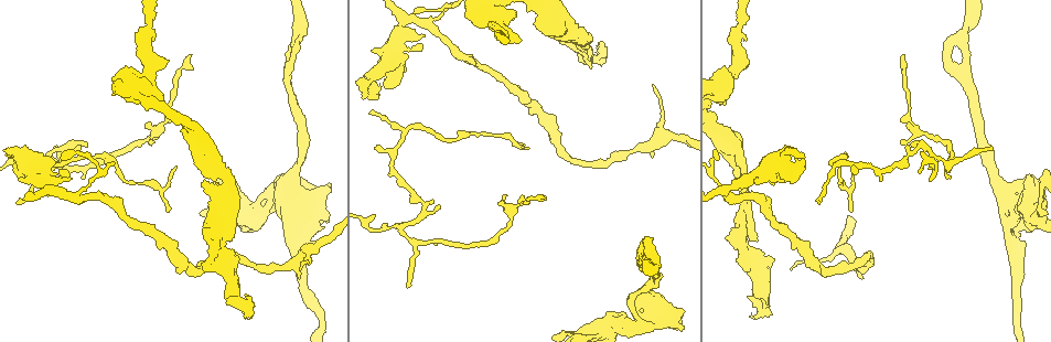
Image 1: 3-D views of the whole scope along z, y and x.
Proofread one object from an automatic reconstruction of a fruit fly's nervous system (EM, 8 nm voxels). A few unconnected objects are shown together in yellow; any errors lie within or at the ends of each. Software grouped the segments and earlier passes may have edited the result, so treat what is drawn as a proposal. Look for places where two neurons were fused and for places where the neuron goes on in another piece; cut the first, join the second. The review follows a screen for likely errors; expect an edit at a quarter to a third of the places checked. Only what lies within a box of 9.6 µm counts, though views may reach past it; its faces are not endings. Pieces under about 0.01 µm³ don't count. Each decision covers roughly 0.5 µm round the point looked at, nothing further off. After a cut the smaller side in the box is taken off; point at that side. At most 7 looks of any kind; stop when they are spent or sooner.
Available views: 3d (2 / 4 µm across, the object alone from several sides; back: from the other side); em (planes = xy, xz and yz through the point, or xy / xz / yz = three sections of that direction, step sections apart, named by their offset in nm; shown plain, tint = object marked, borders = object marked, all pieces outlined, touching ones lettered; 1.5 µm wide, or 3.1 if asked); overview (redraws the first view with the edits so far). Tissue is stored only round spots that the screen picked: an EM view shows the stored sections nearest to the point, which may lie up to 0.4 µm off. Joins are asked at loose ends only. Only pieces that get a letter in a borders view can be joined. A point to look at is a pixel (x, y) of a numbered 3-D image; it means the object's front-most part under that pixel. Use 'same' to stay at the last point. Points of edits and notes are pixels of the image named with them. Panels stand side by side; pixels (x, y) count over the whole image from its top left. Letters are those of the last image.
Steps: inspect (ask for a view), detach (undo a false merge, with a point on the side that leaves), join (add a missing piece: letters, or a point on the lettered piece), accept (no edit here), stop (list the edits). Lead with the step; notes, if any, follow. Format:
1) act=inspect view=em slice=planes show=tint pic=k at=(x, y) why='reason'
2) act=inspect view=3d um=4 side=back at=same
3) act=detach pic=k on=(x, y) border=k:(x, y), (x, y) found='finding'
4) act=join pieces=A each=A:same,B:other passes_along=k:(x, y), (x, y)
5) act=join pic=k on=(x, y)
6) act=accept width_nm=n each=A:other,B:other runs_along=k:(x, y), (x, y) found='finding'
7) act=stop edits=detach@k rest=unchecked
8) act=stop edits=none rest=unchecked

act=inspect view=em slice=xz step=4 show=borders pic=1 at=(644, 321) why='branch stops here'

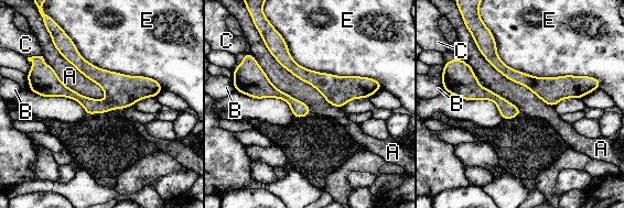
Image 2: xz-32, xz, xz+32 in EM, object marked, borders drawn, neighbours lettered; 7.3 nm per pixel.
act=inspect view=em slice=planes show=borders at=same why='another direction'

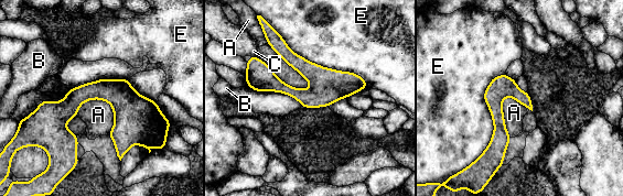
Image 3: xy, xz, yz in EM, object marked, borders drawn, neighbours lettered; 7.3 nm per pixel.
act=accept each=A:other,B:other,C:other,E:other border=3:(257, 14), (293, 52), (368, 87) found='no lettered piece goes on from it'

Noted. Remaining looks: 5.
act=inspect view=3d um=4 pic=1 at=(406, 287) why='tapers out'

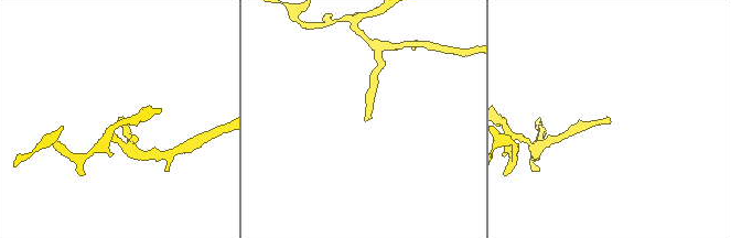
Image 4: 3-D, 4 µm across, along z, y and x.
act=inspect view=em slice=xz step=4 show=borders pic=4 at=(608, 120)

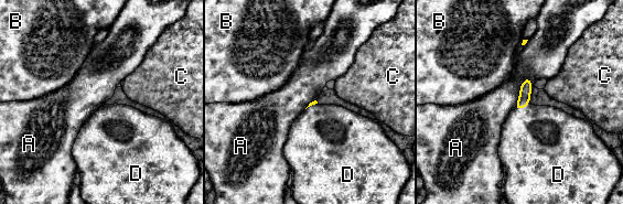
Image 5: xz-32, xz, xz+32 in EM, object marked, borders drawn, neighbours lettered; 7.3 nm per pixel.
act=inspect view=em slice=planes show=borders at=same why='another direction'

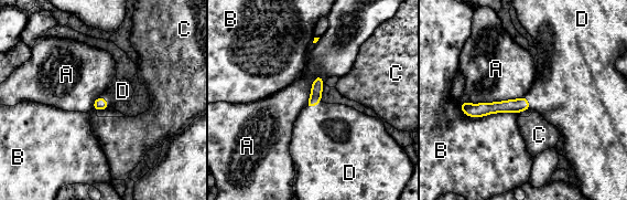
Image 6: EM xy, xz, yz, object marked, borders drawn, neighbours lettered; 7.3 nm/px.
act=join pieces=D longest_contact=A:440nm each=A:other,B:other,C:other,D:same passes_along=6:(316, 88), (313, 105), (327, 136) found='it goes on there'

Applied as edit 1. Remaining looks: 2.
act=inspect view=3d um=2 pic=1 at=(237, 277) why='free end'

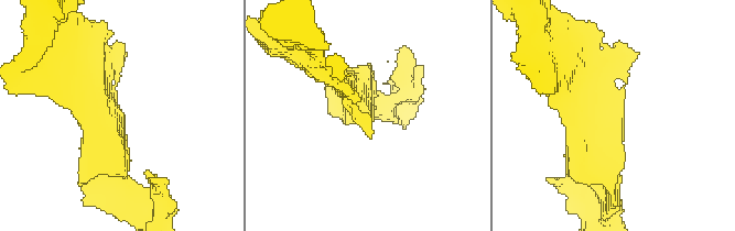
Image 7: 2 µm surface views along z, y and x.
act=inspect view=em slice=planes show=borders pic=7 at=(621, 106)

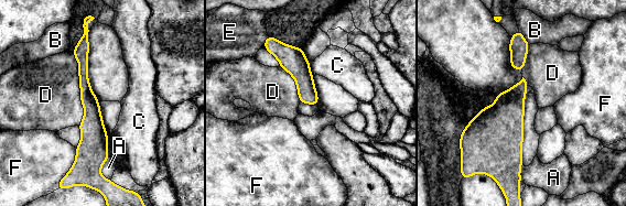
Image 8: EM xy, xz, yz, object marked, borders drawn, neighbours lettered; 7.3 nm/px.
act=accept each=A:other,B:other,C:other,D:other,E:other,F:other border=8:(72, 52), (84, 110), (78, 126) found='none of them fits'

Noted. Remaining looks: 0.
act=stop edits=join@6 rest=unchecked

